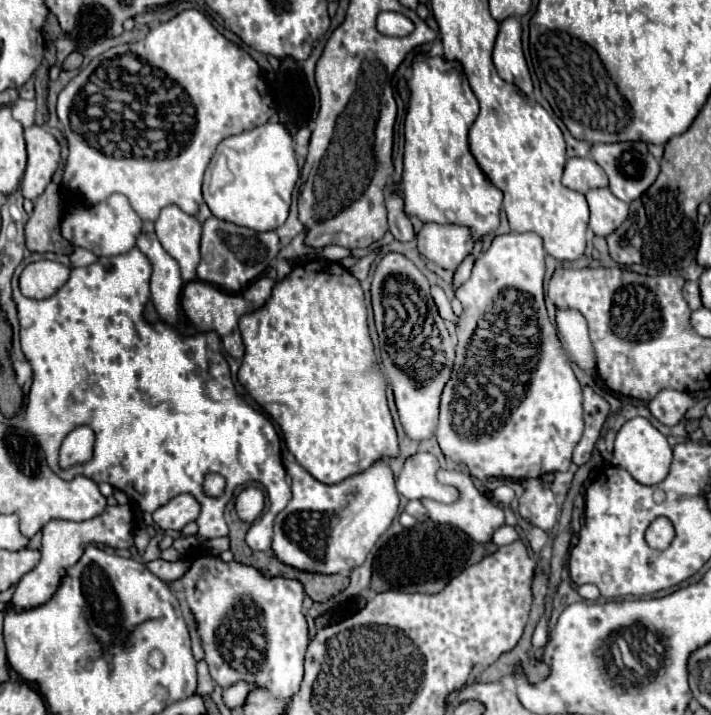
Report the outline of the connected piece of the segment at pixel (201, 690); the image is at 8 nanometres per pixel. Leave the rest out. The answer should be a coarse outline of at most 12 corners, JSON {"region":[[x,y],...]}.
{"region":[[205,662],[197,664],[197,696],[211,696],[215,682]]}

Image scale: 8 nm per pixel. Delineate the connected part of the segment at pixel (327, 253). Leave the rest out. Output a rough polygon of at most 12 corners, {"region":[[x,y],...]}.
{"region":[[339,245],[326,246],[320,253],[325,260],[338,262],[351,255]]}

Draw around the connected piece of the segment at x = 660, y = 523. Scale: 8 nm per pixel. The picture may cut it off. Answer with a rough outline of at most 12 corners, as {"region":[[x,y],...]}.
{"region":[[655,518],[645,532],[647,544],[665,550],[675,536],[671,520]]}

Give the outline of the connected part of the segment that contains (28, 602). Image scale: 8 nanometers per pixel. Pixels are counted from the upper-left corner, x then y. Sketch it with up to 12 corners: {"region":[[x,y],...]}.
{"region":[[111,506],[83,522],[49,520],[41,560],[19,580],[15,608],[47,602],[87,544],[133,546],[133,520]]}

